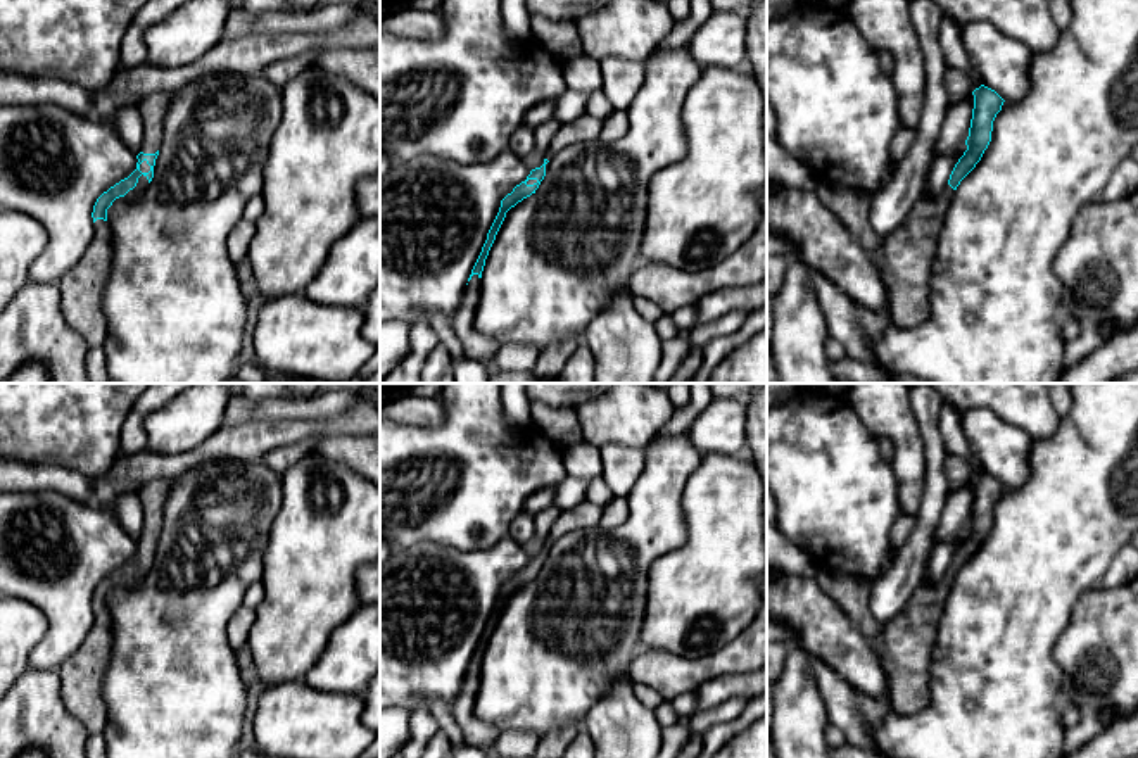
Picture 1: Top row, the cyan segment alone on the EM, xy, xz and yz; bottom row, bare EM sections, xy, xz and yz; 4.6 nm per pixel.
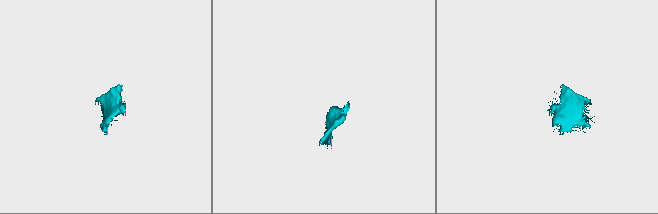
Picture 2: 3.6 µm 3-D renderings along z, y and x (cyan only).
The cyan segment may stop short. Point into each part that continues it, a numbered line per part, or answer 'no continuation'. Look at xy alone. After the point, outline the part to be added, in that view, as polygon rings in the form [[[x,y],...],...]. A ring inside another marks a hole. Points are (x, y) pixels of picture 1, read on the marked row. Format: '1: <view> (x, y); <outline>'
1: xy (142, 183); [[[142,174],[138,178],[136,186],[133,190],[130,190],[124,197],[126,199],[136,199],[147,188],[147,185],[149,185],[149,180],[147,180],[147,176]]]

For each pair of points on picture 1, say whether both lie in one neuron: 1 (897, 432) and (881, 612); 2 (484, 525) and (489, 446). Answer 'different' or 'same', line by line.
1: different
2: same

